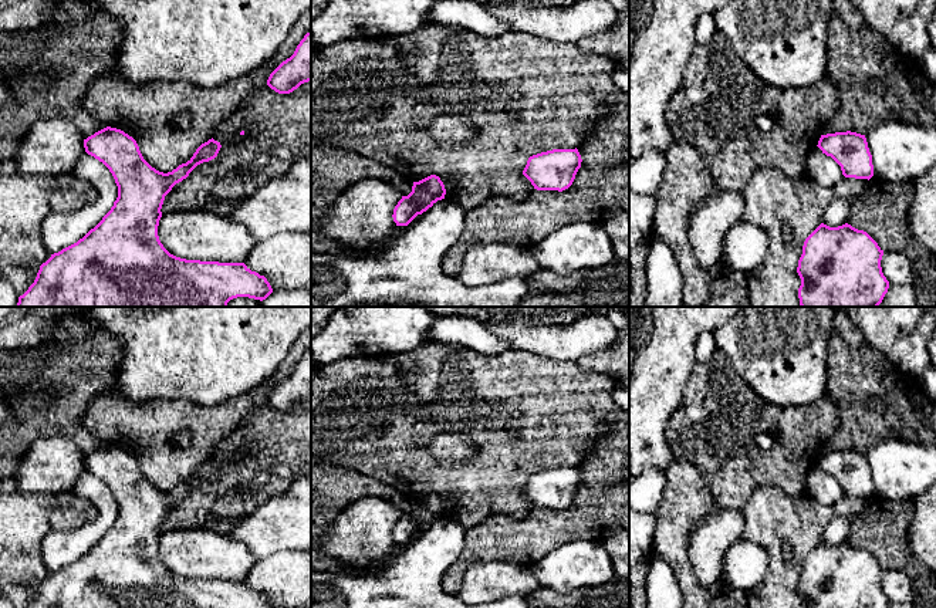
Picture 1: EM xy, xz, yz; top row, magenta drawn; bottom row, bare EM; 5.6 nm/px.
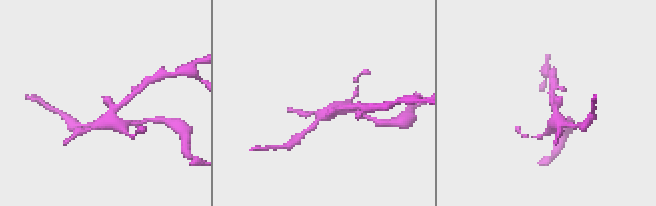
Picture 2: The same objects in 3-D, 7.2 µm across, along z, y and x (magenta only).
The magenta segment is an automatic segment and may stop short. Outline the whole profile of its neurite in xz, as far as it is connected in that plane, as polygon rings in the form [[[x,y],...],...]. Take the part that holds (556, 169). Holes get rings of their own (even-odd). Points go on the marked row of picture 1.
[[[553,149],[528,158],[523,175],[537,190],[568,189],[581,168],[578,149]]]

